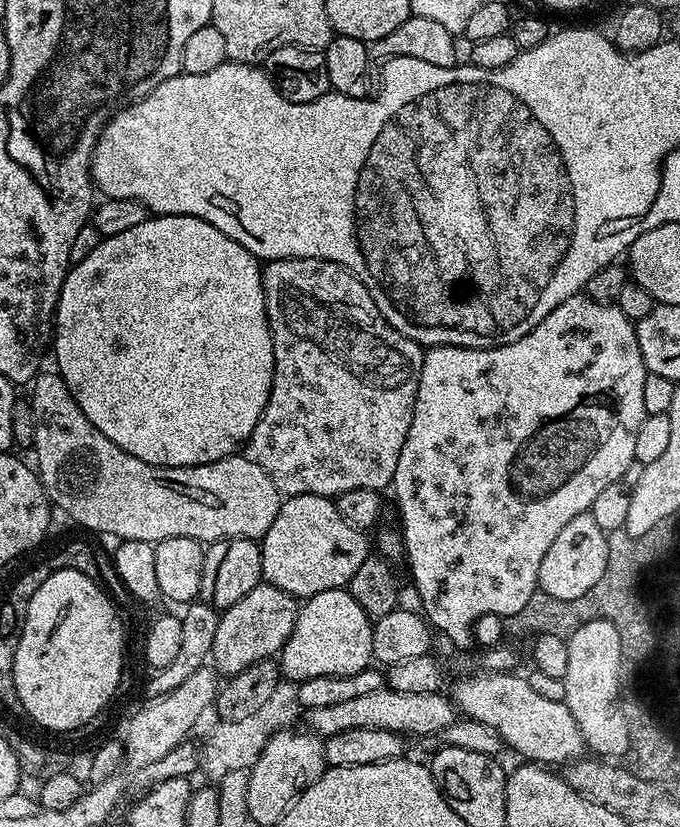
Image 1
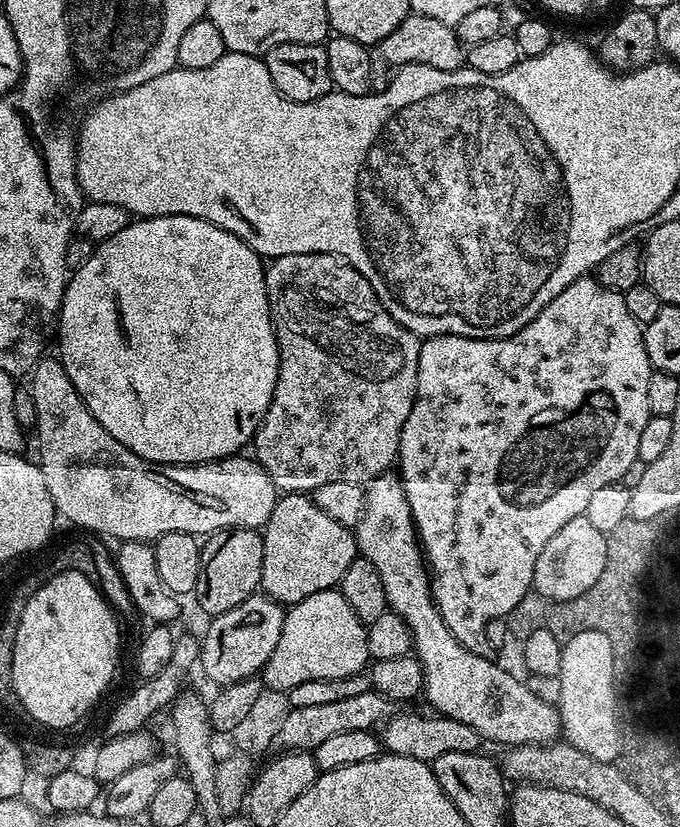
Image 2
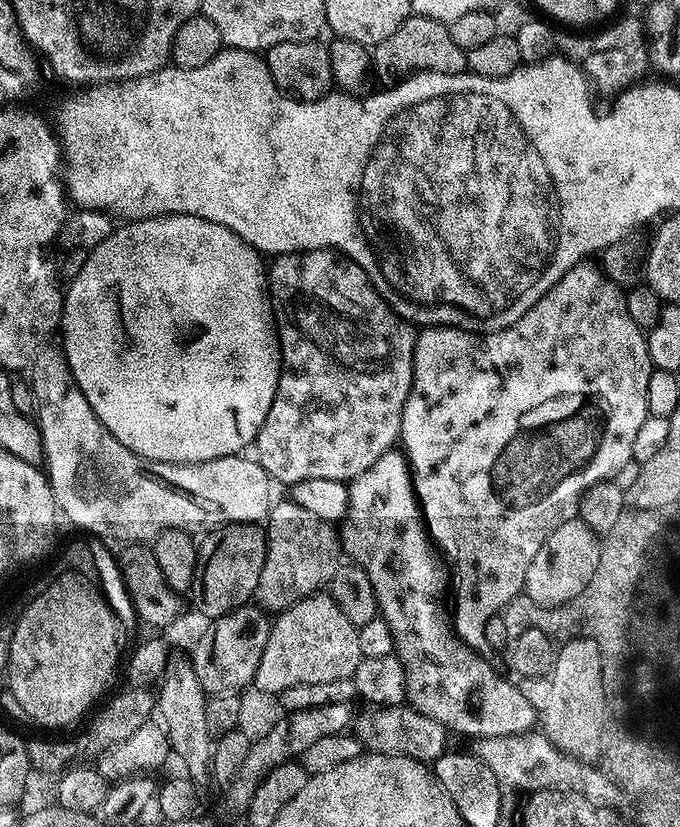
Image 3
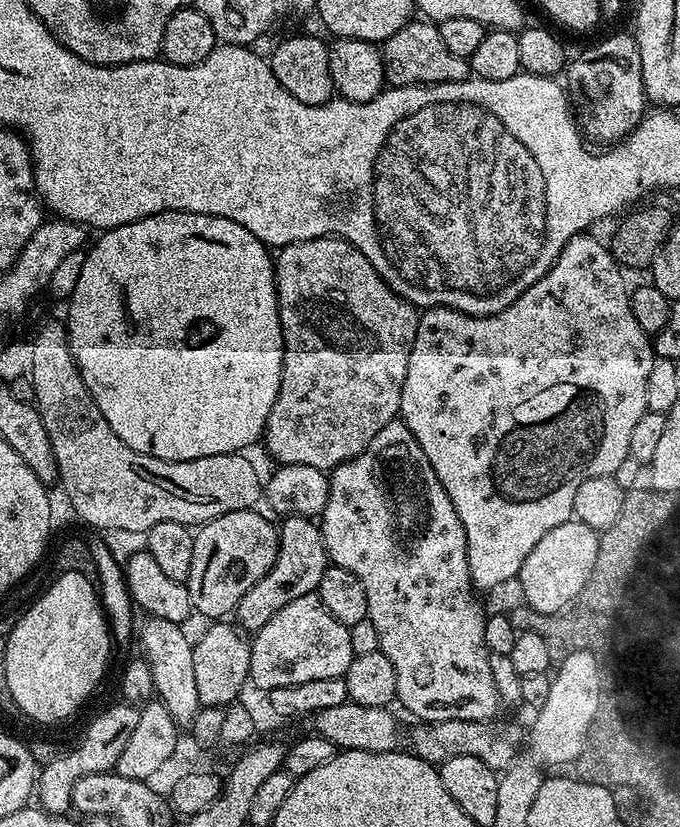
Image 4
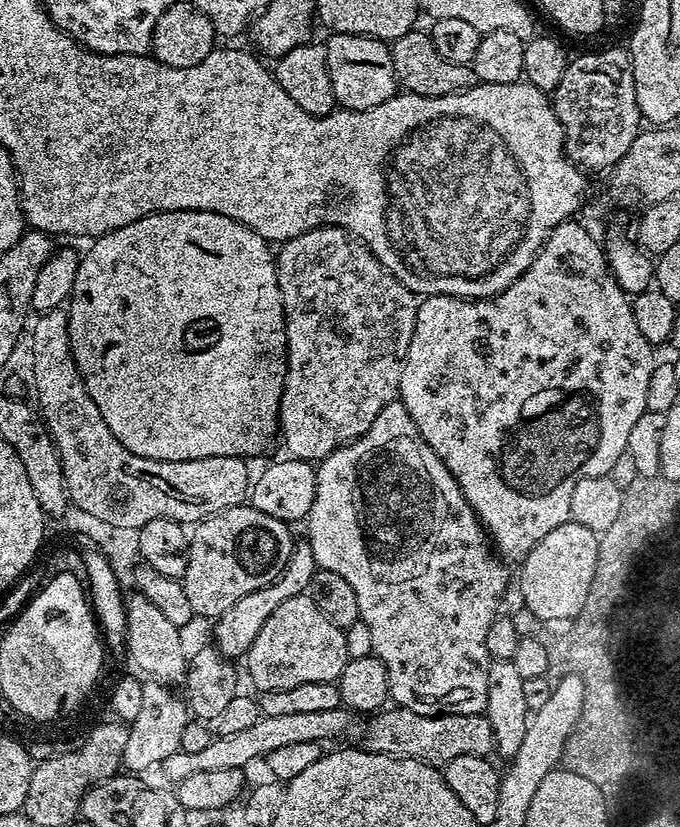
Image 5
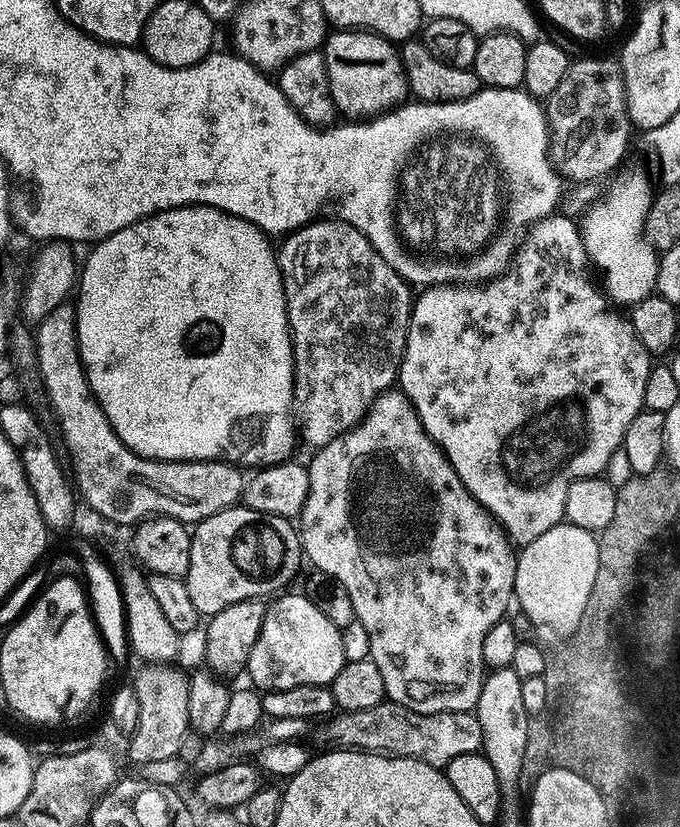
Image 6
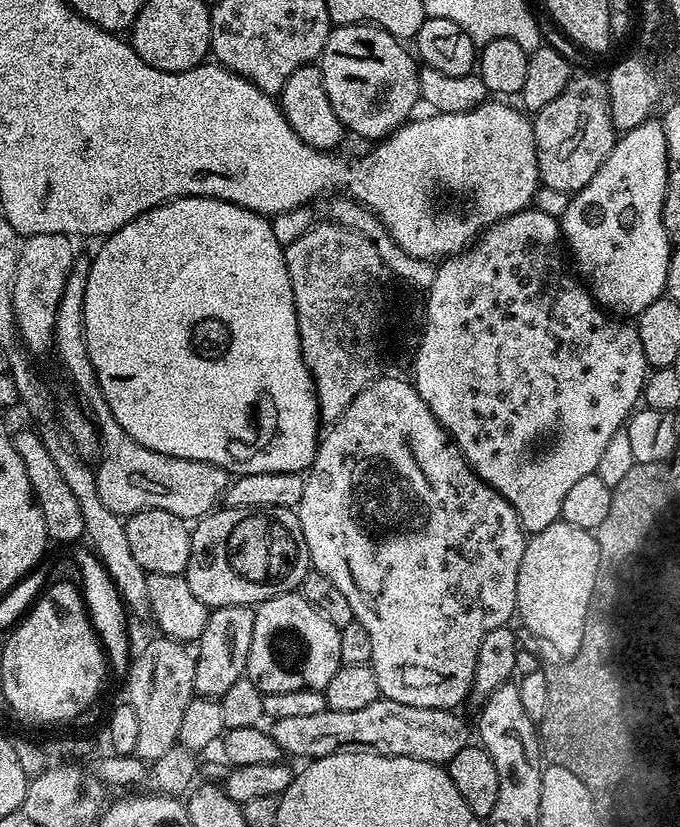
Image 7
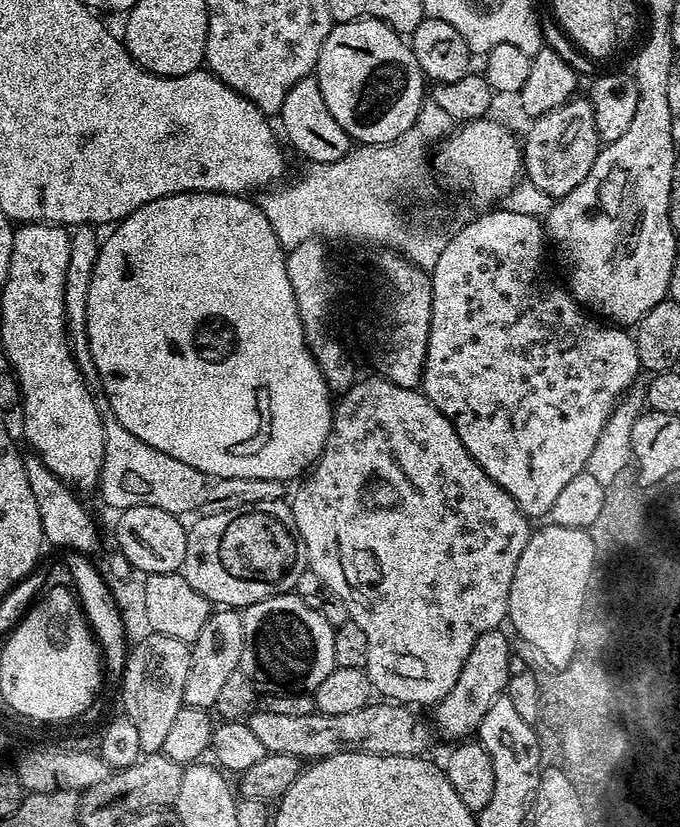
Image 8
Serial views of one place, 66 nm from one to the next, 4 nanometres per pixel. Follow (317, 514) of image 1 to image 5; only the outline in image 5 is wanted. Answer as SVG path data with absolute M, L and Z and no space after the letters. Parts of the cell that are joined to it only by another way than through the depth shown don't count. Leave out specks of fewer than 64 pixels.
M297 543L293 547L292 558L280 579L262 590L254 590L254 594L246 594L246 598L238 598L238 602L234 602L234 606L230 606L221 616L215 617L214 647L233 662L239 661L239 656L240 659L247 657L250 646L254 646L254 638L258 638L258 630L262 630L262 626L266 626L266 618L270 618L270 614L274 614L274 610L278 610L278 606L282 606L282 602L295 596L305 595L312 587L312 579L317 570L316 559L308 543Z

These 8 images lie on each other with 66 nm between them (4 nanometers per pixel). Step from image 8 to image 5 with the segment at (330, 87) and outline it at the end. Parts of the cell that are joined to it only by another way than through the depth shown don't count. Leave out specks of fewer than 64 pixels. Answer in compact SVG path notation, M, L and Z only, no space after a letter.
M332 32L329 37L324 44L326 66L330 70L330 86L334 86L334 98L341 109L349 112L371 110L397 95L398 81L392 50L385 41L349 32Z

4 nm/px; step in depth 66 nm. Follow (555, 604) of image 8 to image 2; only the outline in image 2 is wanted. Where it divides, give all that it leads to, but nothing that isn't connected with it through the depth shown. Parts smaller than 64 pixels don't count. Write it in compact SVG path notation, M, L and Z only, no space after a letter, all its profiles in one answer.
M583 515L566 522L566 526L562 526L562 530L558 530L558 534L554 534L546 546L542 546L542 554L538 554L532 578L535 595L549 602L561 602L590 591L608 565L607 553L607 535L597 530L590 518Z

